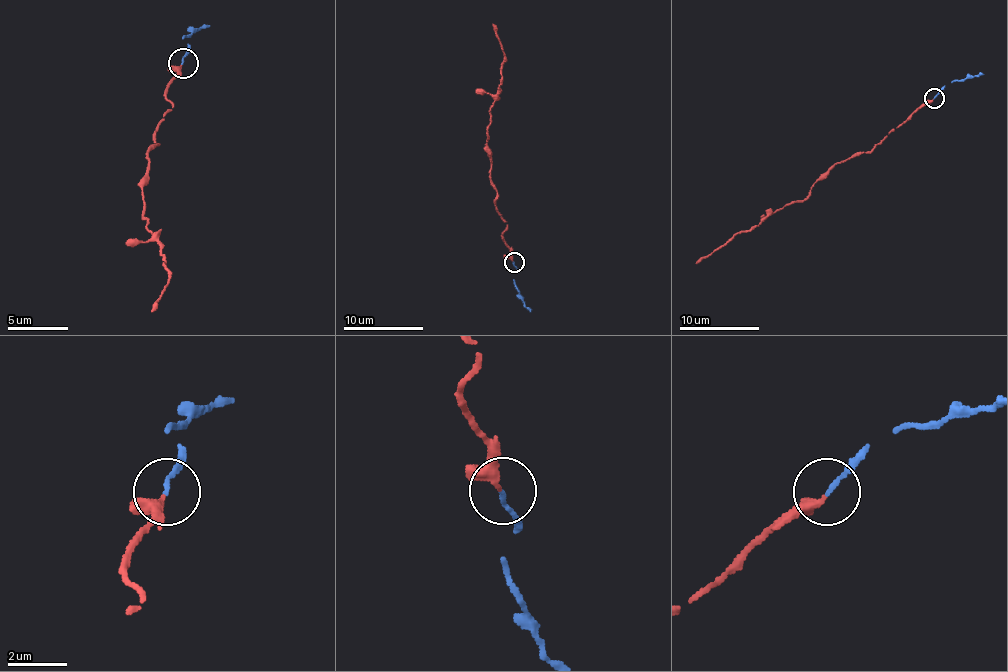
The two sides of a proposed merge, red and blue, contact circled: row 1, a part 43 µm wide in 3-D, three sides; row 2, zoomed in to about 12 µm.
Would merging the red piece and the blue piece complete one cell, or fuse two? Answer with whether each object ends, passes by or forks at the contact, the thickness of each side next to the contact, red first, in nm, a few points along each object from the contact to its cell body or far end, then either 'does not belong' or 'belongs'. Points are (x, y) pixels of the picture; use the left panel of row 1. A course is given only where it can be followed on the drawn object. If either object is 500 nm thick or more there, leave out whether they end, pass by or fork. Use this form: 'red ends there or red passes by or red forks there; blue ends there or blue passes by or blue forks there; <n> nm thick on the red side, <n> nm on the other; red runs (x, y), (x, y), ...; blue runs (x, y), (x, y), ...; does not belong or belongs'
red passes by; blue ends there; 240 nm thick on the red side, 150 nm on the other; red runs (180, 63), (165, 91), (171, 106), (156, 127), (141, 199), (144, 217), (168, 272), (165, 290), (150, 311); blue runs (183, 63), (186, 42), (183, 36), (210, 24); belongs

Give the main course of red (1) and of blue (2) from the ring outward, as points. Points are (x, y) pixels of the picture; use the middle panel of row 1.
1: (512, 262), (510, 248), (502, 236), (506, 224), (496, 208), (486, 140), (504, 60), (502, 44), (492, 24)
2: (514, 262), (514, 282), (522, 302), (532, 310)

